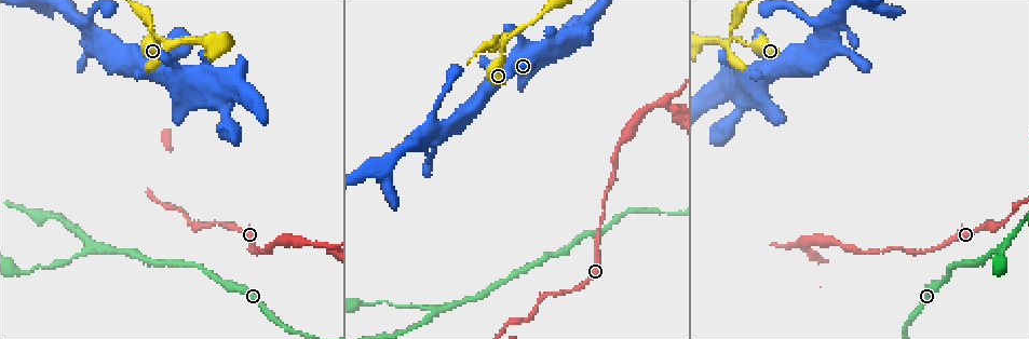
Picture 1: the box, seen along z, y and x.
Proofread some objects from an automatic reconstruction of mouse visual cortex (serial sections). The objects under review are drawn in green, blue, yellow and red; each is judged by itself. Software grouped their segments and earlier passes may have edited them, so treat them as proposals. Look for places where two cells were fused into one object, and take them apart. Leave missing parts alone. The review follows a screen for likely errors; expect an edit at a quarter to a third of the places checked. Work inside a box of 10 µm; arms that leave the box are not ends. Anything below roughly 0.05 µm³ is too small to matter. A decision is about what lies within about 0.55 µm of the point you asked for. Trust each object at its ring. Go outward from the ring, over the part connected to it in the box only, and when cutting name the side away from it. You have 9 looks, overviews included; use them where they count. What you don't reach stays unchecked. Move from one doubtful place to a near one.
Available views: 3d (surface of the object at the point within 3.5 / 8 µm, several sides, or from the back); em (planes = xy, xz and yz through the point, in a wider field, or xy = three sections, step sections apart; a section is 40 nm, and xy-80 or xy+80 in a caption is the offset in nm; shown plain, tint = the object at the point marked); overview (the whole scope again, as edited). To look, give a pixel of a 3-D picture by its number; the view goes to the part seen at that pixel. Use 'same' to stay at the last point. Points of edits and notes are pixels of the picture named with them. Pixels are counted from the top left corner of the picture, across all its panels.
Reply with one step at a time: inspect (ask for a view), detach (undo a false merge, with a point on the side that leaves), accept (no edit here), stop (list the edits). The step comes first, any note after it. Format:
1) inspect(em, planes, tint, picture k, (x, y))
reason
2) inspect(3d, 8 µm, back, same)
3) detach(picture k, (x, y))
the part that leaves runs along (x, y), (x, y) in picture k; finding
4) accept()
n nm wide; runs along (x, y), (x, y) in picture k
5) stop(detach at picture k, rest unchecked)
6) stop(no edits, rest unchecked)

inspect(3d, 3.5 µm, picture 1, (504, 42))
sharp bend

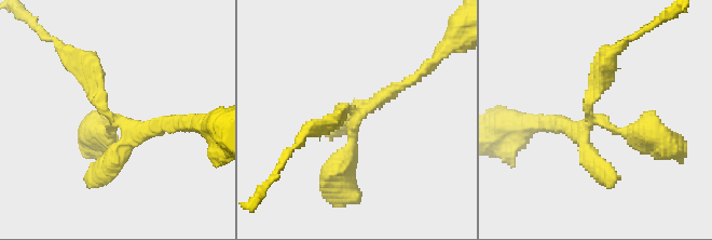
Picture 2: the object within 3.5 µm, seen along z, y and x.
inspect(em, xy, step 1, tint, picture 2, (596, 123))

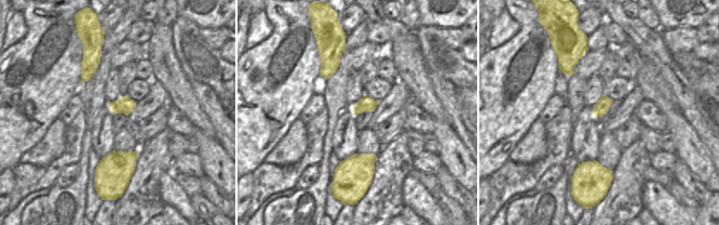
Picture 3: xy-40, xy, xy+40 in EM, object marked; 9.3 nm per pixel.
detach(picture 2, (592, 77))
the part that leaves runs along (589, 111), (607, 57), (630, 38) in picture 2; a second cell is stuck on

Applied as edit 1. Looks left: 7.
inspect(3d, 3.5 µm, picture 1, (771, 112))
thick turns thin

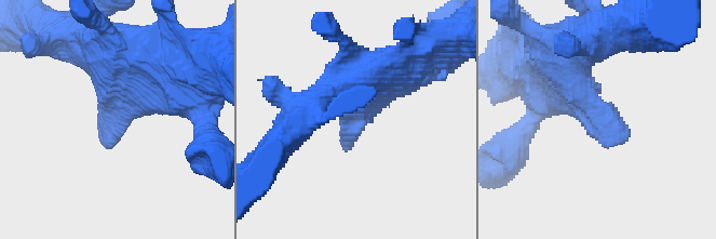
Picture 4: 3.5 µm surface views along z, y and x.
inspect(em, xy, step 5, tint, picture 4, (113, 116))
need the tissue

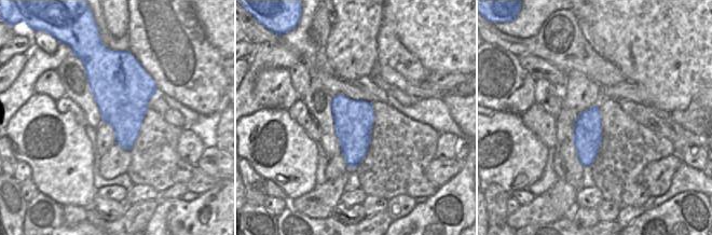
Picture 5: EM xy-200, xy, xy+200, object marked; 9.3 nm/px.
inspect(em, xy, step 3, tint, same)

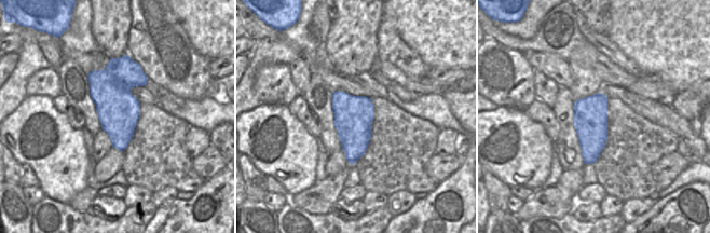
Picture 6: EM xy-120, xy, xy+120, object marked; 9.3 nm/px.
accept()
runs along (555, 50), (582, 100), (624, 143) in picture 4; all the same cell

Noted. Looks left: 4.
inspect(3d, 3.5 µm, picture 1, (798, 245))

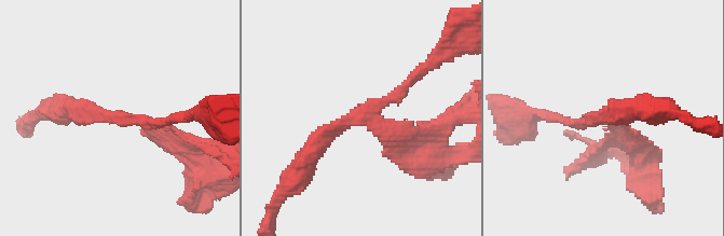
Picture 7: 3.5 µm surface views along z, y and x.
inspect(em, xy, step 3, tint, picture 7, (119, 117))
4 arms; arms of 100, 100, 150, 300 nm; now the EM

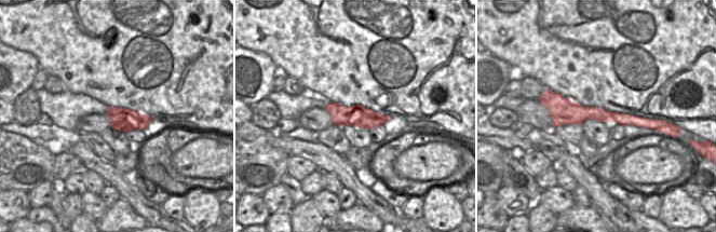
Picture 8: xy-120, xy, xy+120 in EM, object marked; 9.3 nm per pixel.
accept()
continuous, no second cell

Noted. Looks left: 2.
inspect(3d, 8 µm, picture 1, (1007, 245))
three-way junction

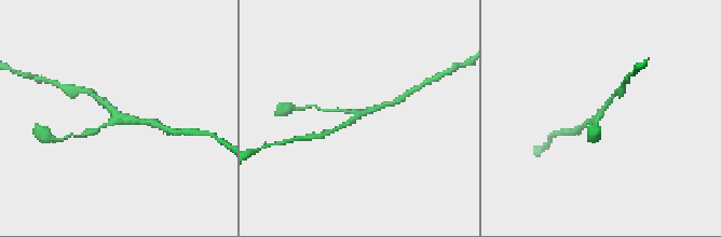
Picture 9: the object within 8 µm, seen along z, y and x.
inspect(em, xy, step 3, tint, same)
3 arms; arms of 150, 200, 200 nm; now the EM

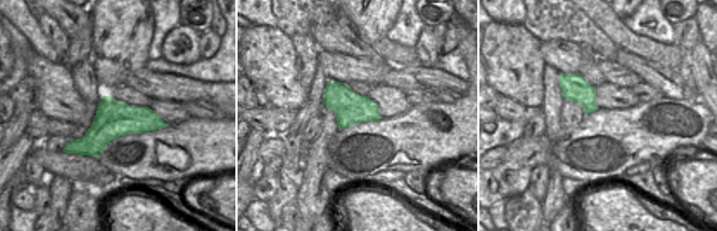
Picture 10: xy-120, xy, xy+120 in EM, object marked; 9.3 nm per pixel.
accept()
runs along (147, 122), (118, 115), (92, 133) in picture 9; all the same cell

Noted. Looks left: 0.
stop(detach at picture 2, rest unchecked)

